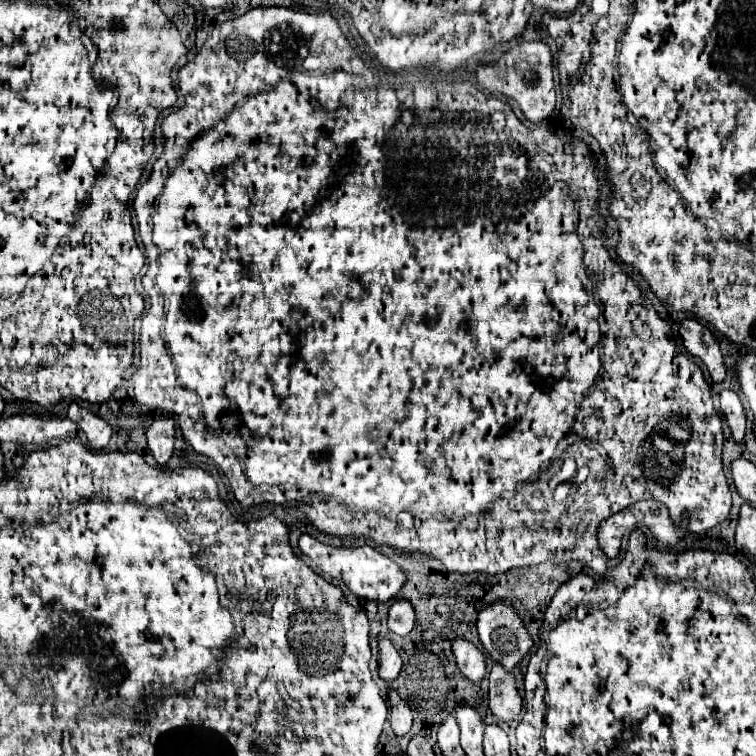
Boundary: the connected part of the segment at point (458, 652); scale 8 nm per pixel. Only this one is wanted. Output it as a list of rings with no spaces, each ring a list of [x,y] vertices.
[[[457,638],[453,640],[453,654],[455,654],[455,662],[457,662],[457,668],[461,670],[461,674],[477,684],[483,680],[485,676],[485,656],[481,650],[477,650],[469,640],[463,640],[463,638]]]

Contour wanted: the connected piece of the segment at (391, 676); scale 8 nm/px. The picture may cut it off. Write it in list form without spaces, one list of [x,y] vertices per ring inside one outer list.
[[[383,638],[379,642],[377,664],[379,664],[379,678],[385,680],[385,682],[393,682],[399,676],[399,672],[401,672],[399,652],[393,648],[393,644],[387,638]]]

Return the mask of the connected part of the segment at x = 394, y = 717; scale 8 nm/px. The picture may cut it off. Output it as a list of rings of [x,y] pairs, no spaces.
[[[389,690],[389,704],[391,704],[391,728],[397,738],[403,738],[411,730],[411,710],[399,698],[397,690]]]

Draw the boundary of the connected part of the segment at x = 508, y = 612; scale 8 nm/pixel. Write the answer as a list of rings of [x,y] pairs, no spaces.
[[[495,602],[479,612],[477,630],[485,652],[493,662],[499,662],[505,672],[513,672],[533,646],[523,620],[513,606],[503,602]]]

